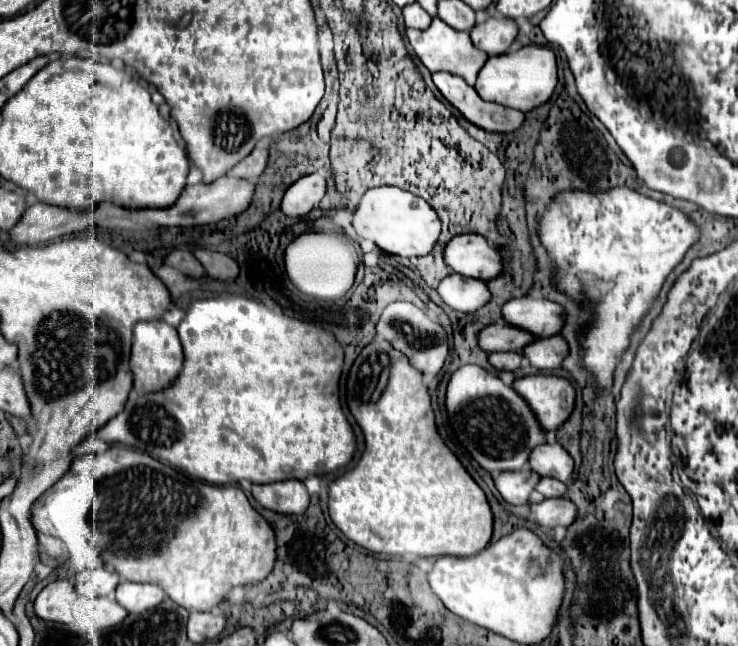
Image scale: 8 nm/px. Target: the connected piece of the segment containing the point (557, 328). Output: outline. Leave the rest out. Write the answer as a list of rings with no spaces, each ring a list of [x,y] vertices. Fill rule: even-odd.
[[[524,295],[524,297],[512,299],[504,305],[502,313],[506,321],[532,331],[538,337],[558,335],[566,325],[564,307],[544,297]]]

